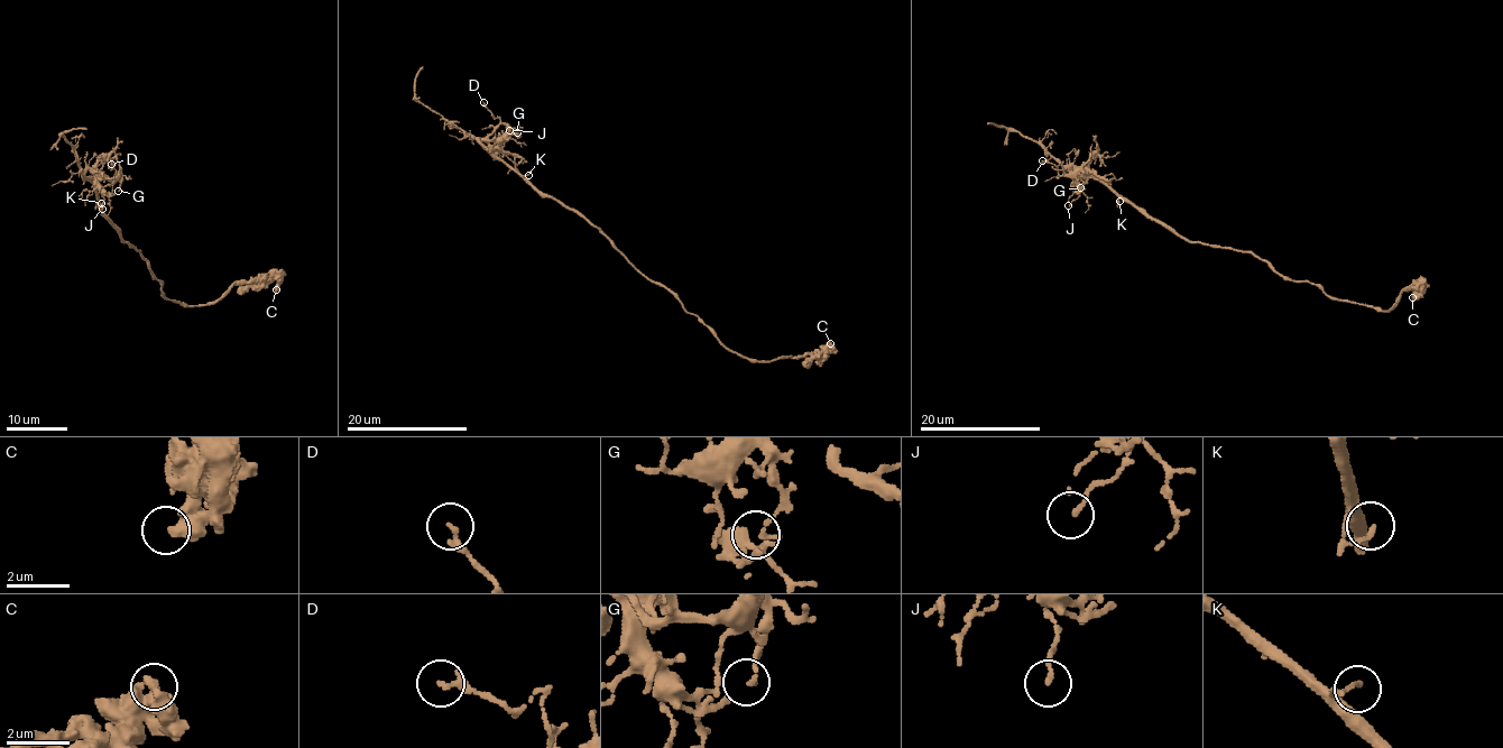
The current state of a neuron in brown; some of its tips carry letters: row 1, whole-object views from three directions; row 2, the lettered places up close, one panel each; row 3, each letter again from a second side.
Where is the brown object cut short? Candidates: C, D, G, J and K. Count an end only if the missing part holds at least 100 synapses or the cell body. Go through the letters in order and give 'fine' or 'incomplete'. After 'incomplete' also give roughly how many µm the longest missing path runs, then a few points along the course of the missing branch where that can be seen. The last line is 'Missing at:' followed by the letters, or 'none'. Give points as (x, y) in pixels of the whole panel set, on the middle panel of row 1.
C: fine
D: fine
G: fine
J: fine
K: fine
Missing at: none

